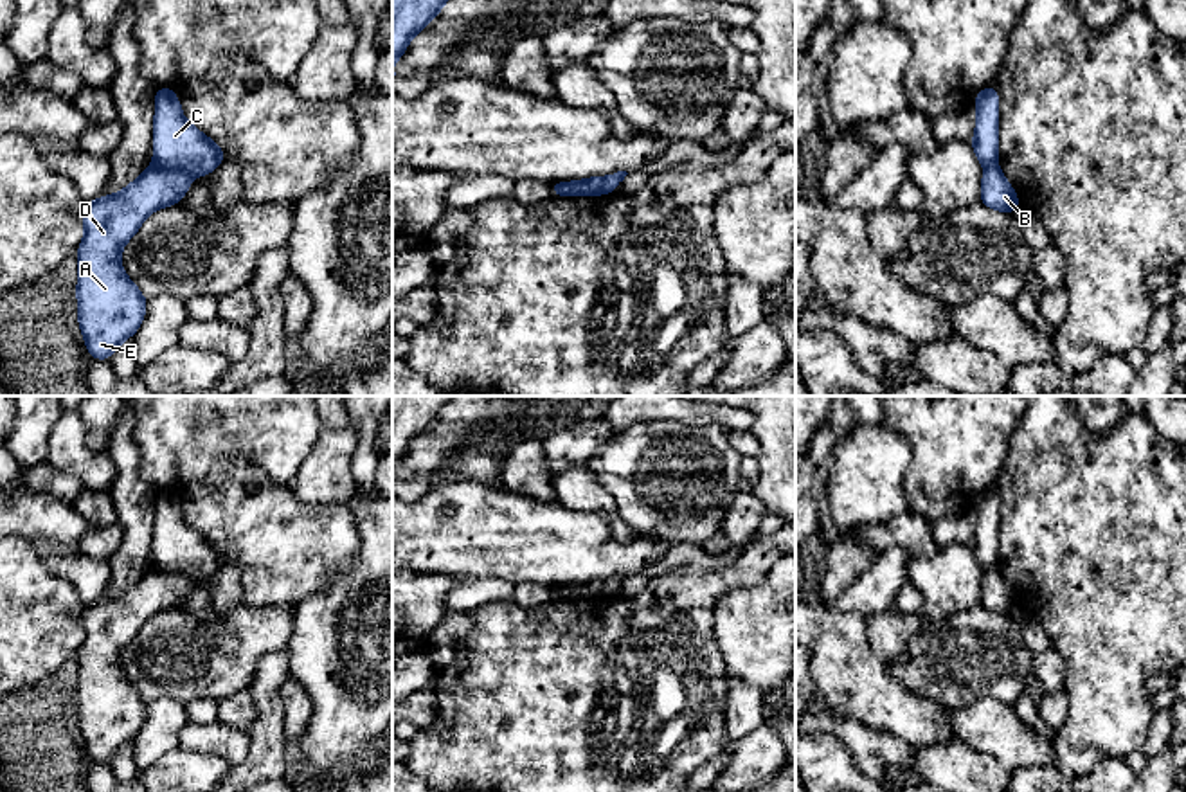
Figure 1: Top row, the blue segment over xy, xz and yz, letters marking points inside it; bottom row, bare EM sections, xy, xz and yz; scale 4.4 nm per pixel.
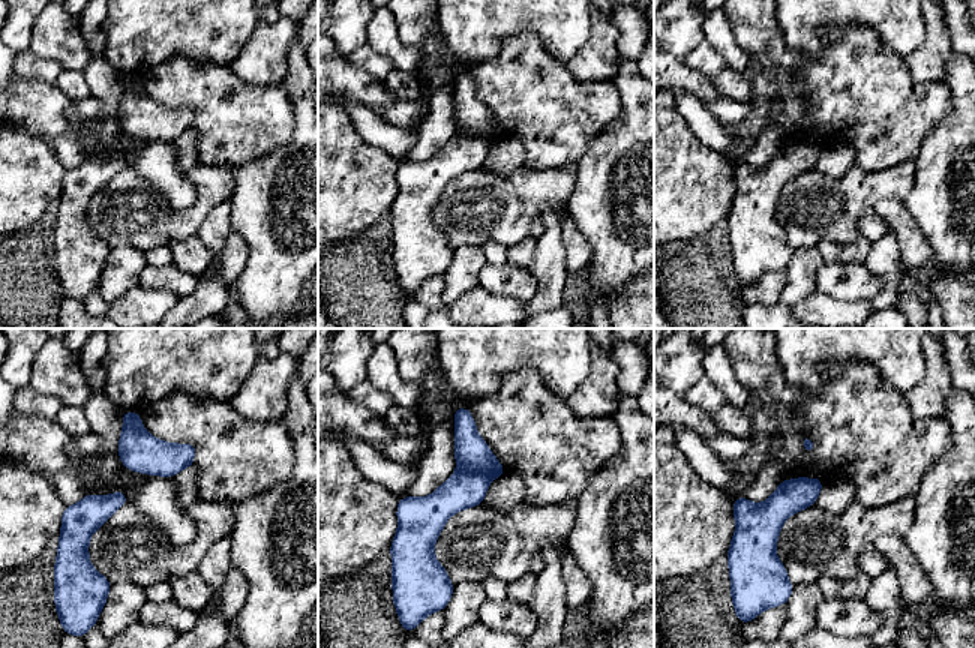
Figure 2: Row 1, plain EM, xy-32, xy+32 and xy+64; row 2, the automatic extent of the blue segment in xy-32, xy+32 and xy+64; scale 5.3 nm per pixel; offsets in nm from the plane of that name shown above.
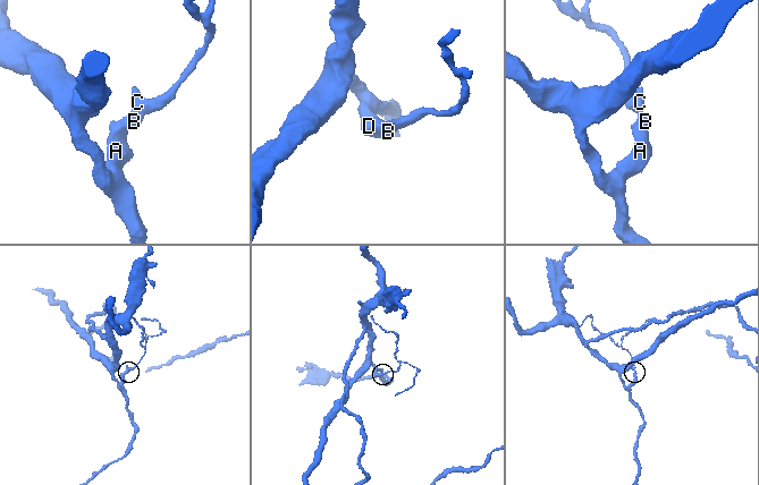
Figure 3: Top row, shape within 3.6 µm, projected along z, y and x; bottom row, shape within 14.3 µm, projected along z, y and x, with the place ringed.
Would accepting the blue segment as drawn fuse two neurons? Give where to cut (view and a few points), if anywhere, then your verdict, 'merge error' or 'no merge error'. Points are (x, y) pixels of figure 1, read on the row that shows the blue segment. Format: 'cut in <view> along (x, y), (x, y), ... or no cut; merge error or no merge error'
cut in xy along (155, 162), (166, 168), (182, 168), (193, 177); merge error

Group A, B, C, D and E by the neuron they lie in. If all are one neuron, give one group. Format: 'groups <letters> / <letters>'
groups A B D E / C

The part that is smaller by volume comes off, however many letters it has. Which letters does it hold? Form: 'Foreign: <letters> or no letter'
Foreign: C

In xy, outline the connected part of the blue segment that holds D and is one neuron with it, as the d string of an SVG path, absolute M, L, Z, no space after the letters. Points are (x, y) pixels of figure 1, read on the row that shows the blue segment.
M151 164L122 191L85 203L76 295L81 335L94 360L110 360L146 315L148 299L122 270L122 247L151 212L178 205L193 178L184 169Z

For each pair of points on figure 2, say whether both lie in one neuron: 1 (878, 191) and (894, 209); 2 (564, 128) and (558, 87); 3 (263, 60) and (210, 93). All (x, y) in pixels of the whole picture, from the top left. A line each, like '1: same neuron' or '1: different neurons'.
1: different neurons
2: same neuron
3: different neurons

